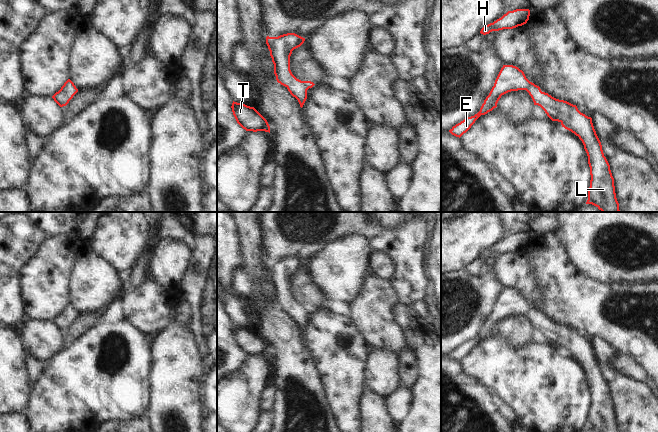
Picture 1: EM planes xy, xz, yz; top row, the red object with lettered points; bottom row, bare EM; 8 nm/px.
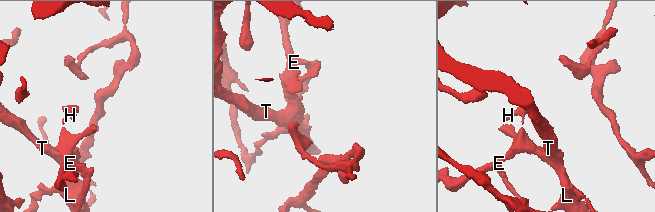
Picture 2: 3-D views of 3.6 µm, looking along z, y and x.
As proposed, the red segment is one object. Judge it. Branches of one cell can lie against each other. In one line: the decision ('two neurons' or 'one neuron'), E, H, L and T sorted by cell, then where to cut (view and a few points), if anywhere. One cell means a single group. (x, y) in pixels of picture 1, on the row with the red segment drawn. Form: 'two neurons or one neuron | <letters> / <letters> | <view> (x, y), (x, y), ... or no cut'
one neuron | E H L T | no cut

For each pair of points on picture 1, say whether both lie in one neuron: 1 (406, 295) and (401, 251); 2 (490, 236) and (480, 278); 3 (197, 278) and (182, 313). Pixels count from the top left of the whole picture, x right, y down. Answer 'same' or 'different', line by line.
1: same
2: different
3: different

